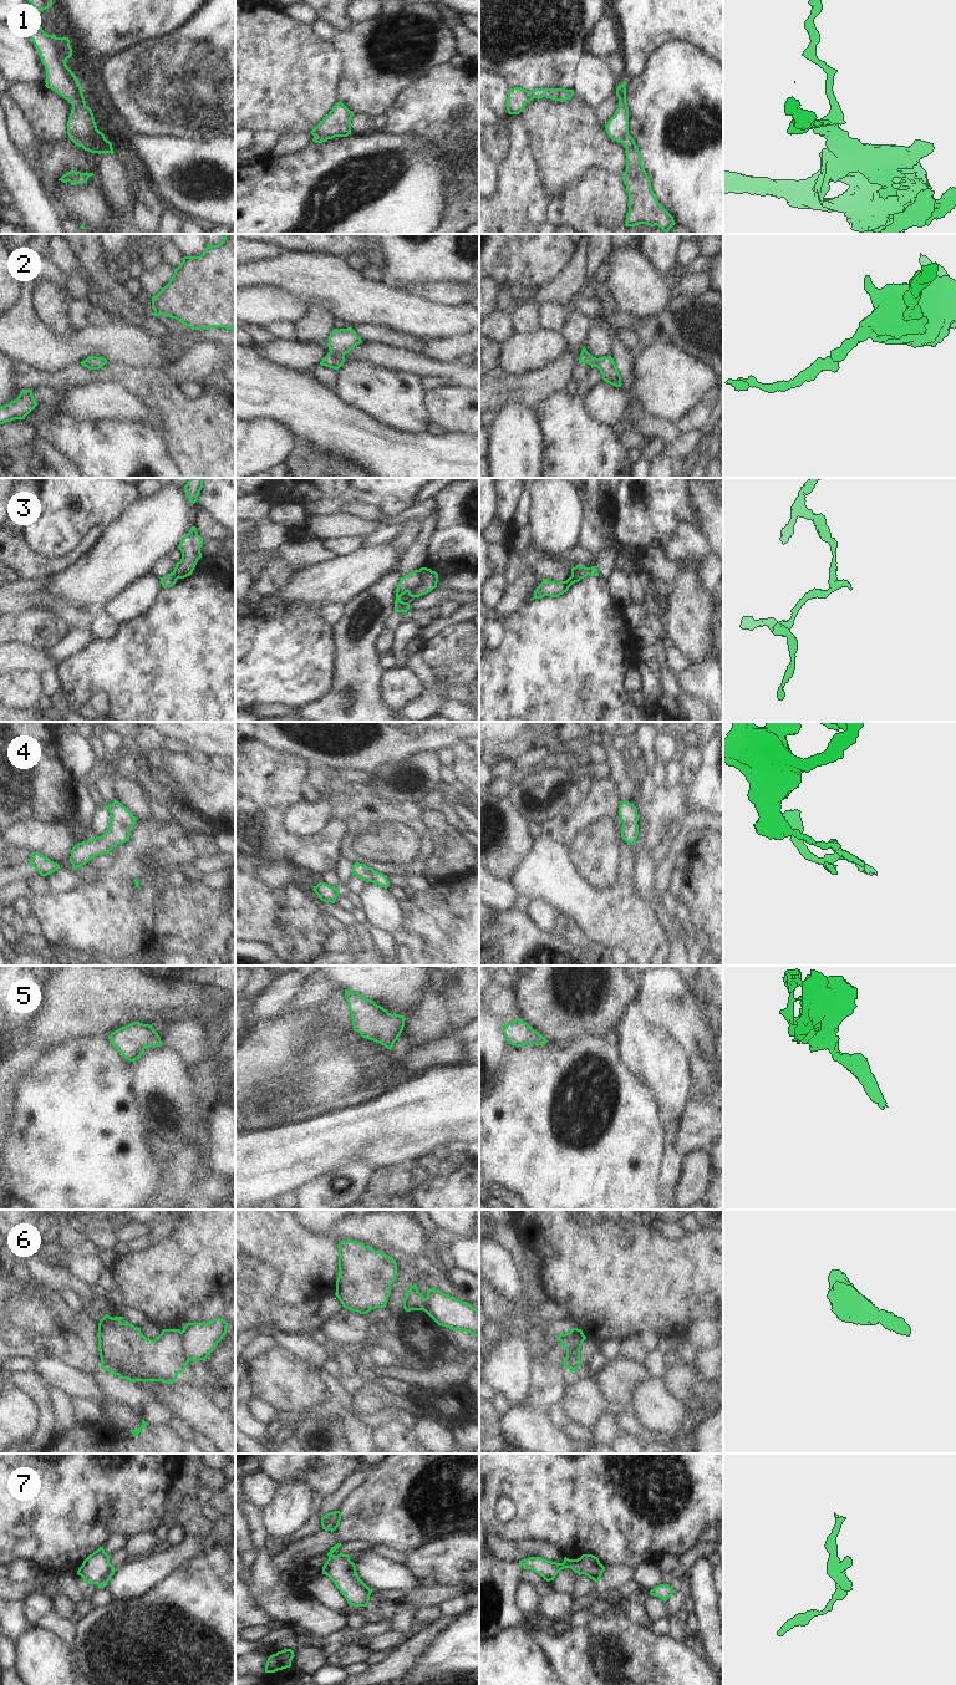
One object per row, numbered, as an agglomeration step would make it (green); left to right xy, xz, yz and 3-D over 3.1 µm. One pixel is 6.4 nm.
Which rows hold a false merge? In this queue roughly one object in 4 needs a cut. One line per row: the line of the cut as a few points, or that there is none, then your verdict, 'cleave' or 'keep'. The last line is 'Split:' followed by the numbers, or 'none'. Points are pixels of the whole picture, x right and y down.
1: cut in xy along (70, 137), (85, 137), (98, 152); cleave
2: no cut; keep
3: cut in xz along (418, 570), (420, 584), (407, 591); cleave
4: no cut; keep
5: no cut; keep
6: cut in xy along (181, 1332), (182, 1352), (188, 1360); cleave
7: no cut; keep
Split: 1, 3, 6

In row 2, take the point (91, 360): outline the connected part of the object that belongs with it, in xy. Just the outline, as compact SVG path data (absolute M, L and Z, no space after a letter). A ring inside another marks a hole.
M92 356L92 357L87 357L80 363L87 367L88 370L100 370L107 363L107 360L103 357Z

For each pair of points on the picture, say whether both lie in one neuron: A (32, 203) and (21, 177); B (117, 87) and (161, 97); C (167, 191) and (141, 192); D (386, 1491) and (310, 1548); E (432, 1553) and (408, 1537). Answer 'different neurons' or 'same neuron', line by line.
A: same neuron
B: same neuron
C: different neurons
D: same neuron
E: different neurons

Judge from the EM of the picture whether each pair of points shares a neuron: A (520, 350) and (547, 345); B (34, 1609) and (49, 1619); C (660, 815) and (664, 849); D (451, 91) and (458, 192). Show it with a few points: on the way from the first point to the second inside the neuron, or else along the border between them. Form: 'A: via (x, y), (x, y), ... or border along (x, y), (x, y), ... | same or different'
A: via (527, 350), (540, 349) | same
B: via (37, 1609), (45, 1615) | same
C: border along (674, 834), (651, 851), (655, 860) | different
D: via (451, 116), (453, 158), (459, 167) | same

